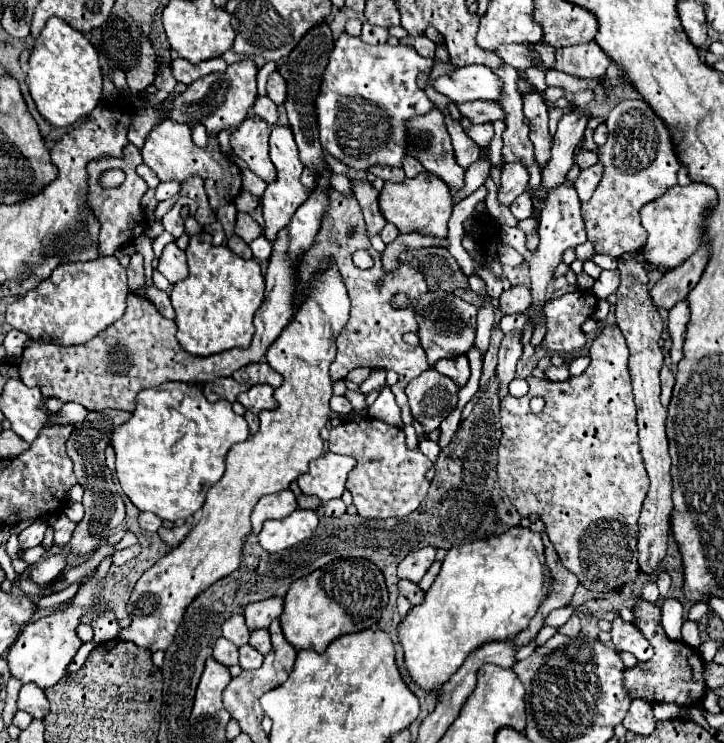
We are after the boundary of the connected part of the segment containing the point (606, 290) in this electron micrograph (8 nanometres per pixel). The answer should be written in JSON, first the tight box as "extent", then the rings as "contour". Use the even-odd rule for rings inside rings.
{"extent":[593,269,621,299],"contour":[[[617,269],[615,271],[601,271],[601,275],[595,279],[593,291],[595,291],[595,295],[599,299],[605,299],[607,295],[611,295],[611,293],[617,291],[619,281],[621,281],[621,277],[619,277],[619,271]]]}

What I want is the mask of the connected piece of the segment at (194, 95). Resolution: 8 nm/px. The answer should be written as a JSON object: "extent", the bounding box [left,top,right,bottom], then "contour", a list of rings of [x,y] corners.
{"extent":[169,59,257,133],"contour":[[[243,59],[233,63],[223,73],[209,73],[189,85],[189,89],[173,99],[173,111],[169,119],[177,123],[187,123],[189,127],[201,123],[207,133],[219,133],[225,127],[237,127],[247,117],[249,109],[257,99],[257,65],[253,59]]]}

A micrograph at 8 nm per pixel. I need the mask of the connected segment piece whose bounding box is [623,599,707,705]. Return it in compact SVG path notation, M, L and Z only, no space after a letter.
M639 599L635 613L635 627L651 641L655 655L647 663L639 663L633 669L627 669L625 685L629 689L631 699L645 699L649 703L675 703L675 705L691 705L697 703L705 695L705 683L703 683L703 661L697 651L687 647L681 641L671 641L661 623L659 623L659 607Z

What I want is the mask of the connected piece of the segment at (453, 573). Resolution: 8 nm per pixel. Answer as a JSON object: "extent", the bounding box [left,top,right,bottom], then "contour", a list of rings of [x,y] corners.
{"extent":[399,527,549,687],"contour":[[[511,527],[503,535],[451,547],[445,555],[435,583],[425,595],[425,601],[413,607],[399,625],[399,641],[403,645],[405,663],[411,677],[421,687],[441,687],[463,665],[471,651],[475,651],[487,641],[511,639],[521,633],[529,625],[547,591],[549,569],[543,555],[543,541],[539,533],[533,533],[527,527]]]}

